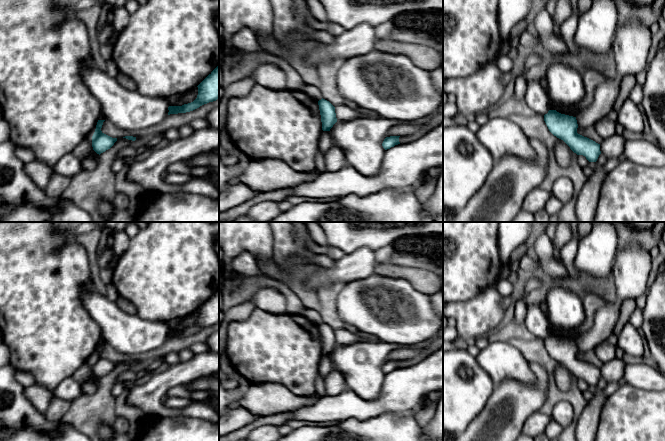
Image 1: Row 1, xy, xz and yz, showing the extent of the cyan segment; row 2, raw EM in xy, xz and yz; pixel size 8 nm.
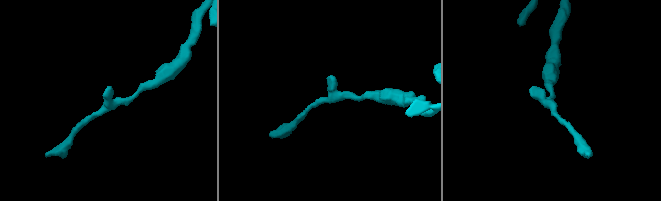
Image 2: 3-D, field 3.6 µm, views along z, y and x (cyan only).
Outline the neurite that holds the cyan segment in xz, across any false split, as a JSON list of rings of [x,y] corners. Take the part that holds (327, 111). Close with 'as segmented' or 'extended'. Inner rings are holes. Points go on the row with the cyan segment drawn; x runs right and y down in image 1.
[[[321,99],[318,101],[322,130],[330,131],[333,125],[337,122],[335,107],[327,100]]]; as segmented

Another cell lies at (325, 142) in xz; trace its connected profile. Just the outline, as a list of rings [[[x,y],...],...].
[[[323,131],[319,139],[319,150],[325,155],[333,147],[332,138],[329,131]]]

